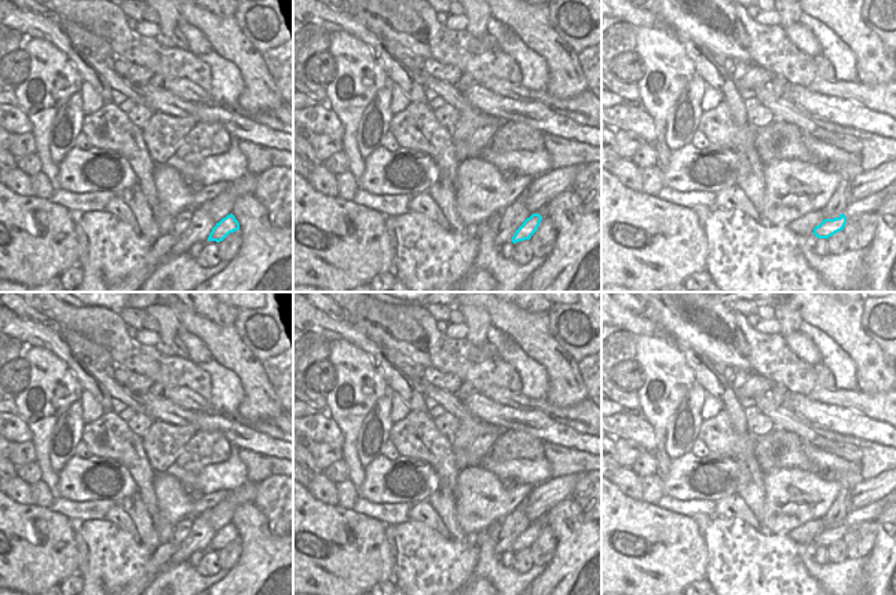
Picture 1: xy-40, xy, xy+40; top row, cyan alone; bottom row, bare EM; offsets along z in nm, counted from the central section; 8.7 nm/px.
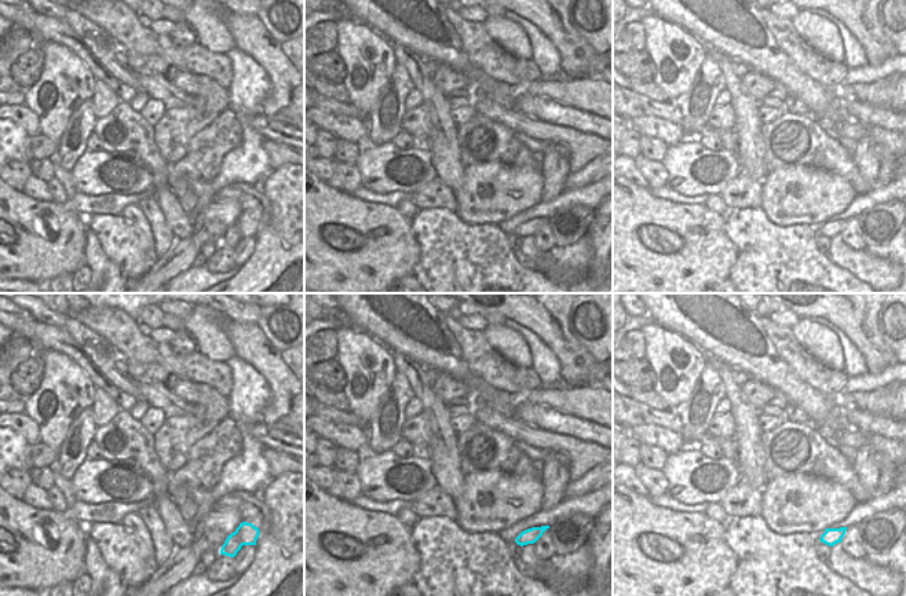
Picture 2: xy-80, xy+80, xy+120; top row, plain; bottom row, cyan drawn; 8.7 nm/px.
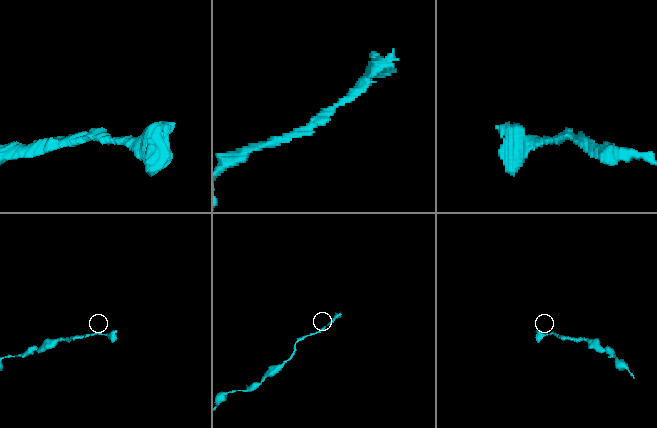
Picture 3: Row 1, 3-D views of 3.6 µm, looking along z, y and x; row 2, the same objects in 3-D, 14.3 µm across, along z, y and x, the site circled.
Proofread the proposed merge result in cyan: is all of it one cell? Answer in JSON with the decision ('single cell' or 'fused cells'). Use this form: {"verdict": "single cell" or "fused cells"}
{"verdict": "fused cells"}

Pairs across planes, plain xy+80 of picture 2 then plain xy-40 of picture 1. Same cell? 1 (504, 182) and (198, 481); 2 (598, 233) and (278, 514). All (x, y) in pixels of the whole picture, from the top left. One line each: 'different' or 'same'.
1: different
2: different

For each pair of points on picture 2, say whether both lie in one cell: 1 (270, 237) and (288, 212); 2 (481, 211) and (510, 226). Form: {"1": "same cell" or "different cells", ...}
{"1": "different cells", "2": "different cells"}

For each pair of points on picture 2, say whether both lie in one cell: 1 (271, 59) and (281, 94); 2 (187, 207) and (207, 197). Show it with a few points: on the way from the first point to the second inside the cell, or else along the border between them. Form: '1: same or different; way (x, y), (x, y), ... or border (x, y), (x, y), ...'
1: different; border (289, 77), (276, 76), (271, 86)
2: different; border (179, 175), (197, 198), (190, 214)

